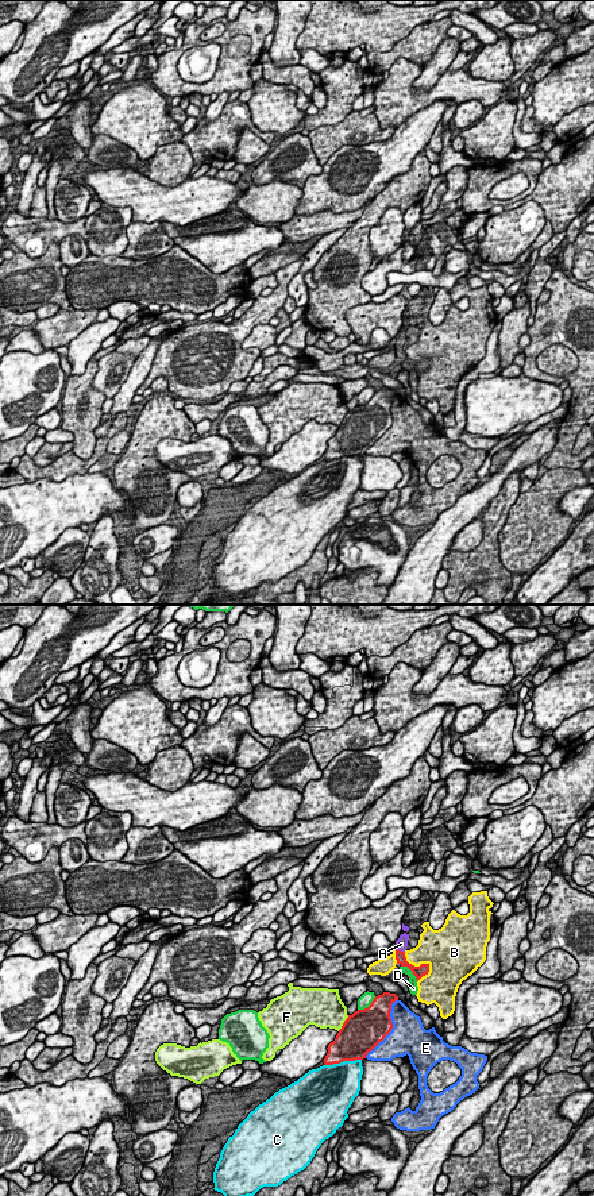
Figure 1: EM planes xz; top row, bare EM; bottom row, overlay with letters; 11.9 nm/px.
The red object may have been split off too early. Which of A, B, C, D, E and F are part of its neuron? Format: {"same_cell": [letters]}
{"same_cell": ["A"]}

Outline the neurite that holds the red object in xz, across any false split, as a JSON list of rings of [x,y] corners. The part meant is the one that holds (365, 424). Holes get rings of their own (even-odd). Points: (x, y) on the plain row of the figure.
[[[383,387],[374,393],[364,405],[358,405],[344,416],[333,437],[328,440],[324,460],[366,454],[392,427],[392,400],[398,396],[396,389]]]

